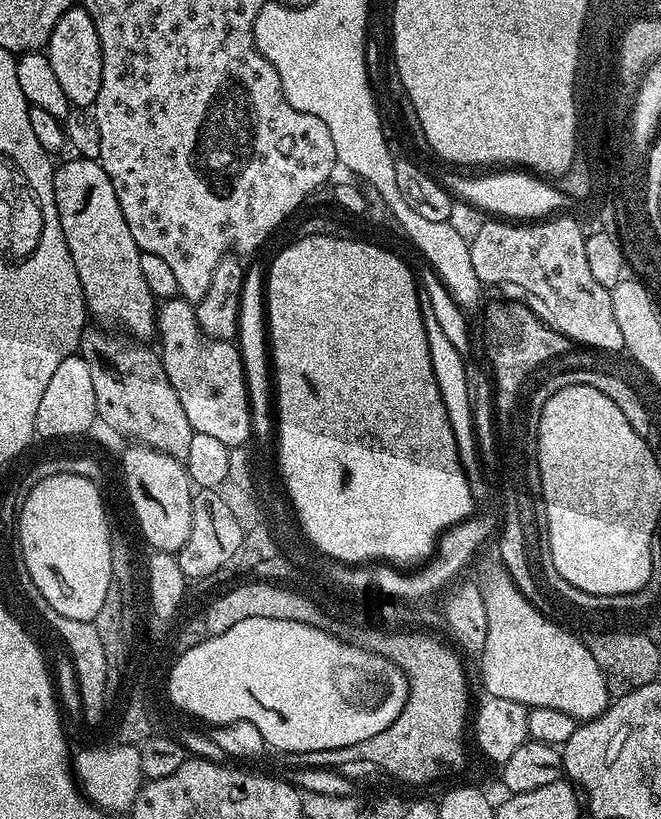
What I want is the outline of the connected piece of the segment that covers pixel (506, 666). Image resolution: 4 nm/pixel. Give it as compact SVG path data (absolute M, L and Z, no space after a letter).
M496 566L484 576L480 597L486 606L486 638L482 641L484 653L480 656L480 680L484 683L485 693L494 698L506 698L518 702L525 708L549 708L562 710L578 722L595 719L608 709L610 697L607 692L607 678L598 668L594 657L580 637L573 631L565 630L552 620L548 620L516 588L516 584L504 570Z

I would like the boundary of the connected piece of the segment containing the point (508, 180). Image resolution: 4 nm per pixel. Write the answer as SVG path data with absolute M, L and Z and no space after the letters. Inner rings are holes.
M488 170L485 176L448 176L443 177L445 188L454 193L455 199L480 212L488 212L489 217L503 217L508 222L536 222L541 218L559 213L566 197L555 183L541 178L527 170ZM560 208L560 209L559 209ZM504 212L504 213L503 213Z

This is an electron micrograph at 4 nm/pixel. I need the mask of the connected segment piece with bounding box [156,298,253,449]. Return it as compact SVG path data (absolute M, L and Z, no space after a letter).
M183 298L168 300L159 305L156 313L156 330L158 333L158 353L164 363L166 375L178 392L182 407L190 420L194 432L210 434L232 449L245 447L253 439L251 430L251 406L248 404L247 382L244 380L243 360L240 349L235 343L216 340L205 336L200 329L194 305Z

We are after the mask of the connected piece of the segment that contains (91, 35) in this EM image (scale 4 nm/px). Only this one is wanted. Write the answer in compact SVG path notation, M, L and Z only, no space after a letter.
M73 6L66 10L66 14L62 14L58 26L54 26L50 34L46 54L50 58L50 66L54 66L54 74L66 93L69 105L78 108L95 105L98 90L102 86L102 46L98 30L94 30L94 22L84 8Z

